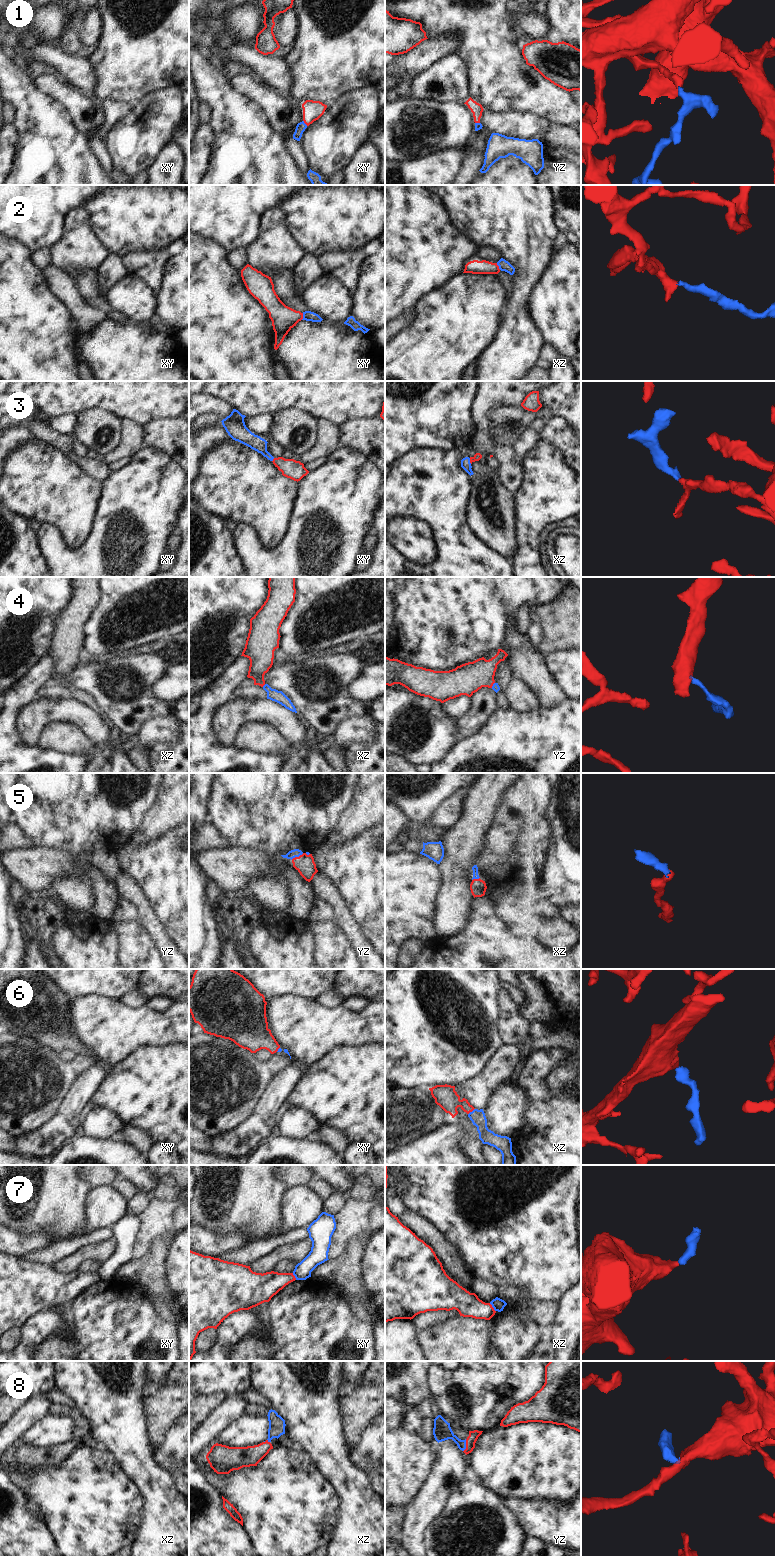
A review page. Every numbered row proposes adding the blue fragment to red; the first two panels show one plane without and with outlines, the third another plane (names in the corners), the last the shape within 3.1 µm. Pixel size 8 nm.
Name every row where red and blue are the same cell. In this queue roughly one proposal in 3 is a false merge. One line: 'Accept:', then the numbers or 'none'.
Accept: 1, 2, 3, 4, 5, 6, 8

